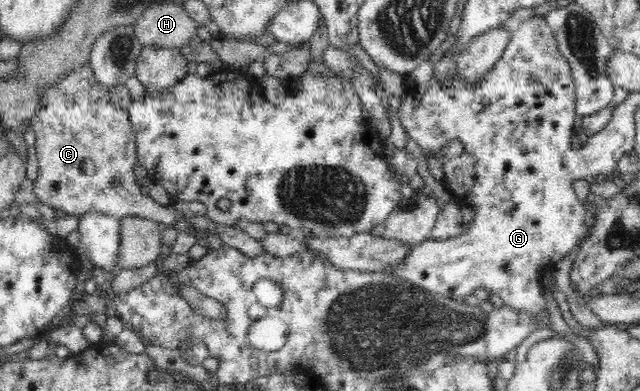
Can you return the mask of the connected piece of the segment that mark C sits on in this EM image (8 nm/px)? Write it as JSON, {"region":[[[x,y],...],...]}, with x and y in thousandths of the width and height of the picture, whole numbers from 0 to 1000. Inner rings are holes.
{"region":[[[138,161],[123,182],[113,182],[91,215],[73,215],[63,235],[61,281],[56,284],[50,317],[63,445],[56,471],[52,471],[50,491],[56,491],[63,517],[119,555],[150,540],[153,547],[177,550],[186,563],[206,550],[270,578],[272,568],[283,563],[281,547],[264,524],[252,527],[233,496],[219,491],[219,471],[209,455],[214,394],[202,279],[180,271],[172,261],[169,240],[169,223],[152,210]]]}

